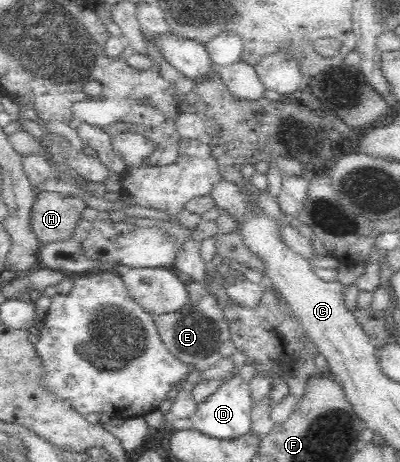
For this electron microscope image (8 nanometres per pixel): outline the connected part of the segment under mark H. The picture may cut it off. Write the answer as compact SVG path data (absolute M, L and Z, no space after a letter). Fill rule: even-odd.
M38 191L30 209L30 232L41 244L68 239L86 207L78 197Z

